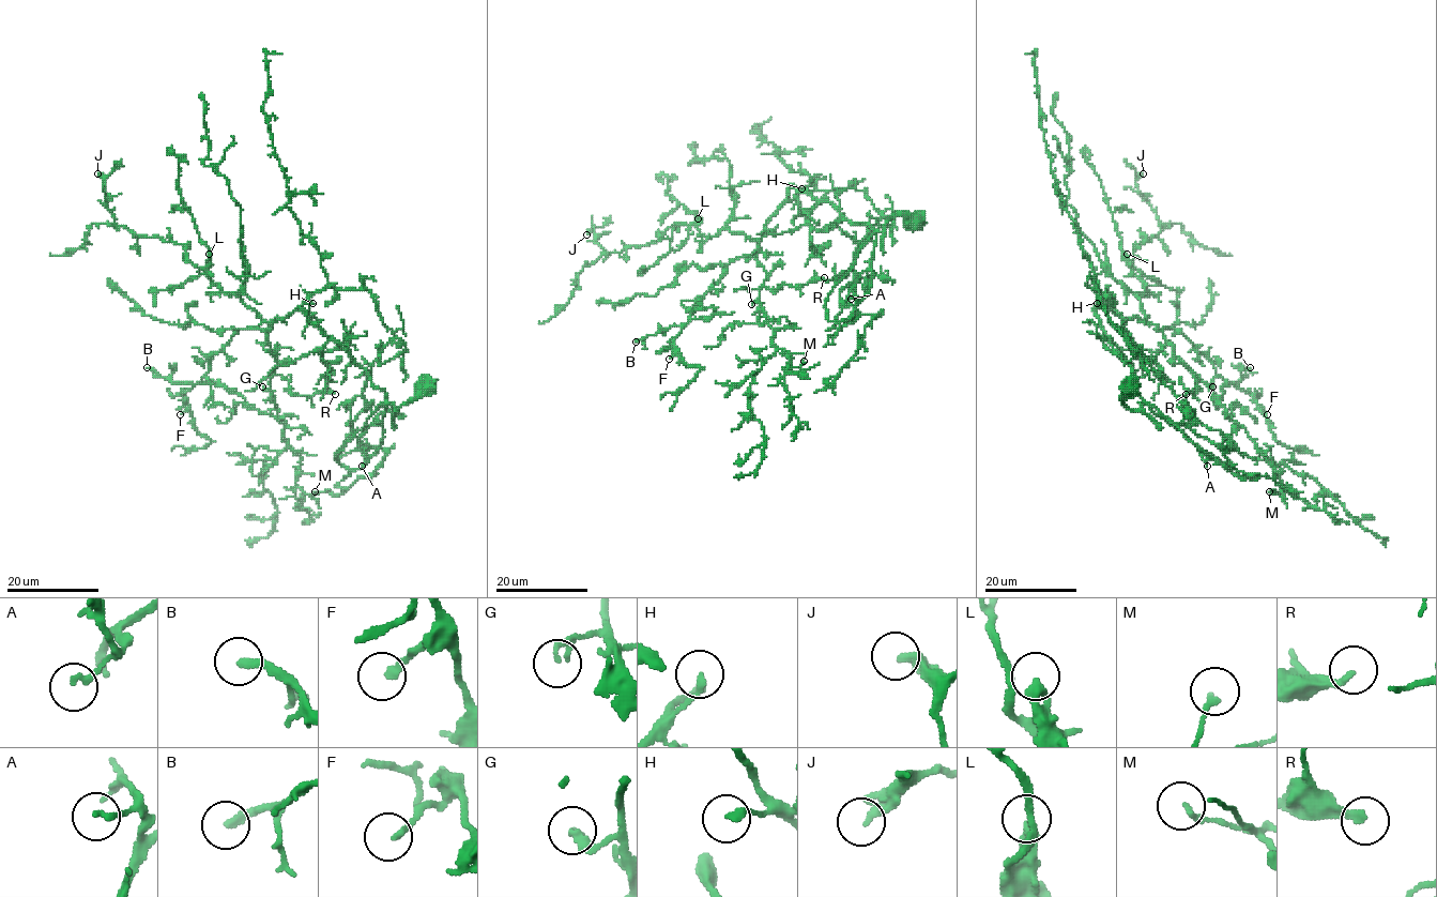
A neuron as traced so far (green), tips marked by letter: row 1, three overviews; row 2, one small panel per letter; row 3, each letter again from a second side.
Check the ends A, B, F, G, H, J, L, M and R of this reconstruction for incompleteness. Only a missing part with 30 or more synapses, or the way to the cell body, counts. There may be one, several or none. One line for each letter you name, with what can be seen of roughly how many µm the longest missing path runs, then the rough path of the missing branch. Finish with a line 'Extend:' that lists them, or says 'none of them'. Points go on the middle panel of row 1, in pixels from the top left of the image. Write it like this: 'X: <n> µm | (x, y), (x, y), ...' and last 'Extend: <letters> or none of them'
B: 50 µm | (636, 341), (601, 359), (610, 373), (607, 398), (586, 422), (572, 431), (549, 437), (537, 436), (531, 426)
Extend: B

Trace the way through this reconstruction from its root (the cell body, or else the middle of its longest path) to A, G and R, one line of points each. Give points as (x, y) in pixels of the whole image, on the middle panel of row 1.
A: (916, 222), (893, 215), (884, 233), (872, 234), (828, 295), (827, 318), (846, 319), (857, 304), (851, 299)
G: (916, 222), (872, 234), (829, 320), (870, 289), (875, 232), (790, 186), (758, 241), (751, 304)
R: (916, 222), (872, 234), (829, 320), (870, 289), (875, 232), (790, 186), (758, 241), (763, 284), (824, 277)

